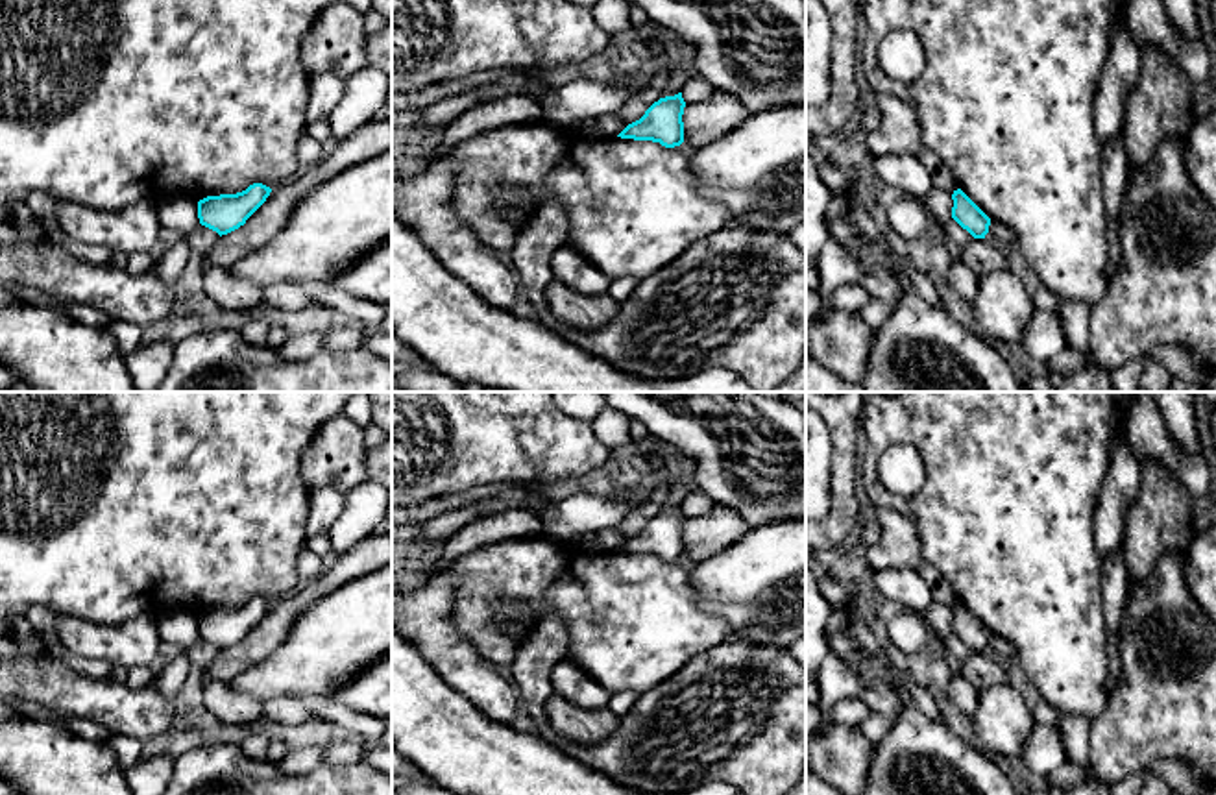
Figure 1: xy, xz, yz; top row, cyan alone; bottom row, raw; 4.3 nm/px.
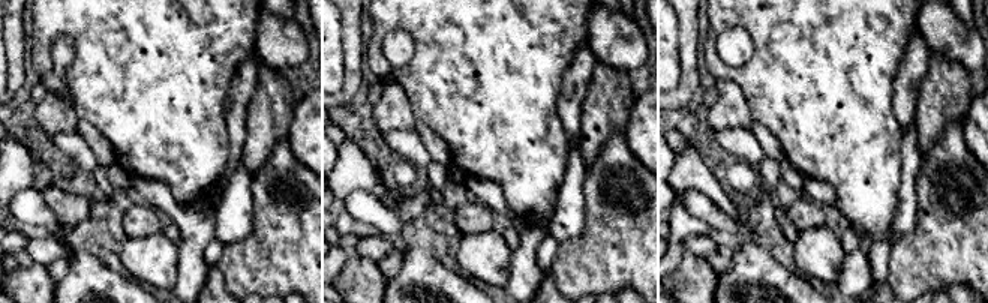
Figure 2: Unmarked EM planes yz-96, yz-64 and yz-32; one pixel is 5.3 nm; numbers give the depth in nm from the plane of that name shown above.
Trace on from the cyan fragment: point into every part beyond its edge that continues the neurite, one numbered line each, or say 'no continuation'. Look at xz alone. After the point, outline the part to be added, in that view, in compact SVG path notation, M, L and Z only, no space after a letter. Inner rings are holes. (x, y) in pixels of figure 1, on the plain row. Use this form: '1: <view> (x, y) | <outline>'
no continuation

